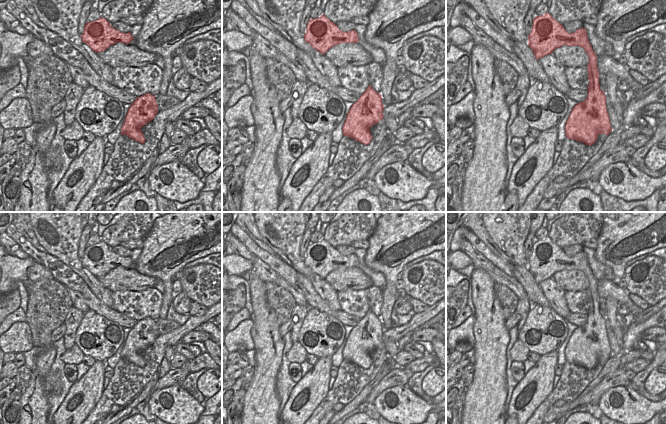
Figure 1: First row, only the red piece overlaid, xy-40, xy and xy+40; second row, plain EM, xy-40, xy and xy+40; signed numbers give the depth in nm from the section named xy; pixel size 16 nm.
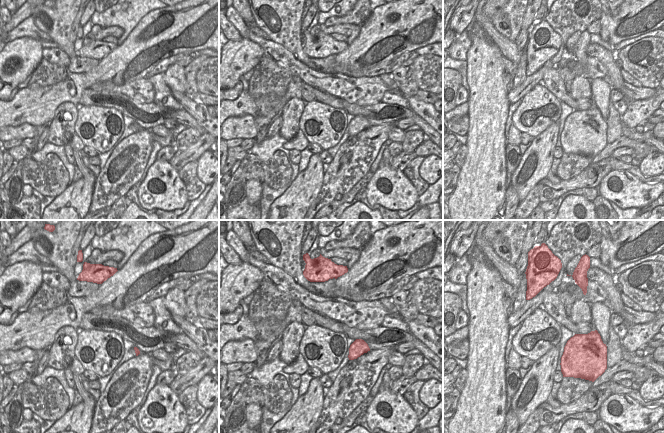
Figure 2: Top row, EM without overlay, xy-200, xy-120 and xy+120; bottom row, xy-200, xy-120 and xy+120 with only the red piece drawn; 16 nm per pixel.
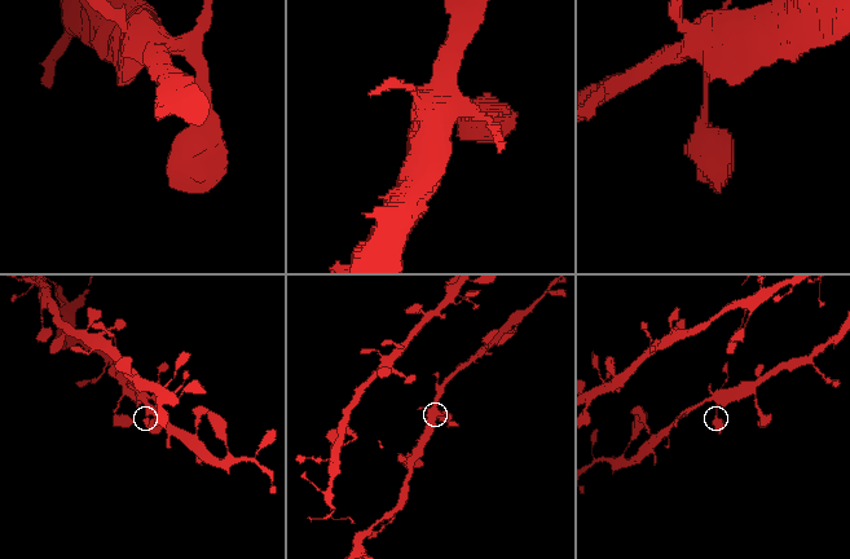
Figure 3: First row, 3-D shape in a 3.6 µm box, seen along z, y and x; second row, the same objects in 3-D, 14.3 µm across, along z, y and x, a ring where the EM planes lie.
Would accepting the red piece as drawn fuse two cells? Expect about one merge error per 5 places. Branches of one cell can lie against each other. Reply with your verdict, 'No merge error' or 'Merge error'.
No merge error.

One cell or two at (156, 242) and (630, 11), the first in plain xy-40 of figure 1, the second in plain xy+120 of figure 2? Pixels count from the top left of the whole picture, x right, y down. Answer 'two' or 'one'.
one

